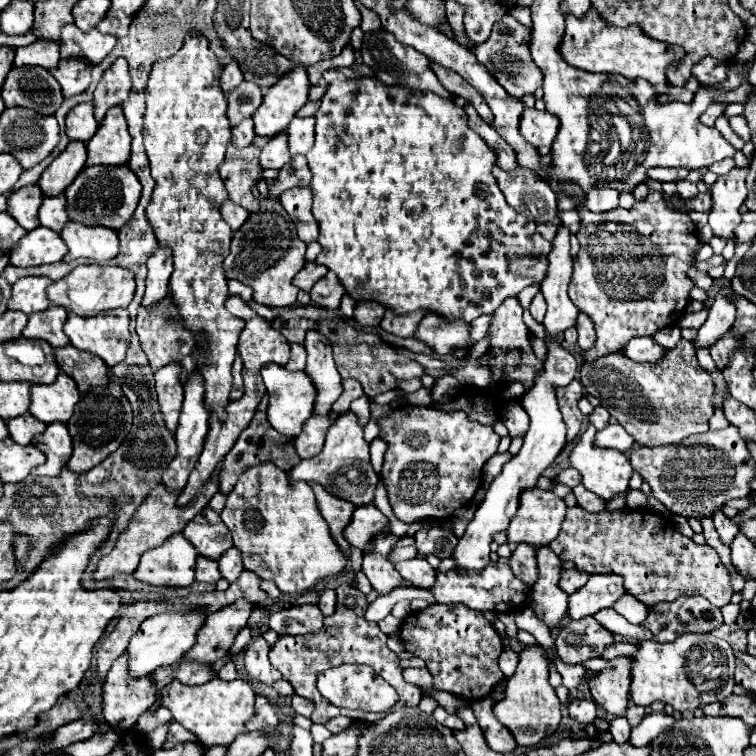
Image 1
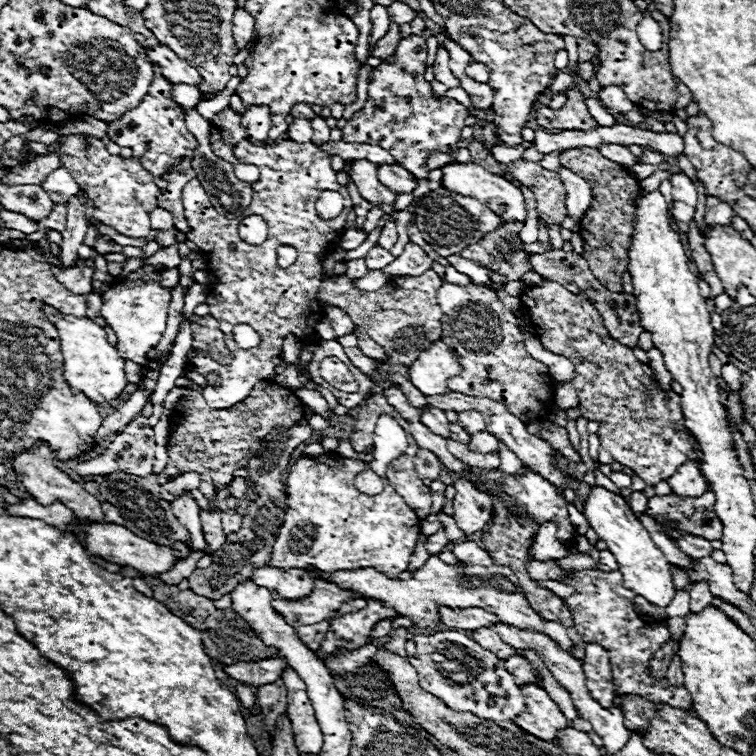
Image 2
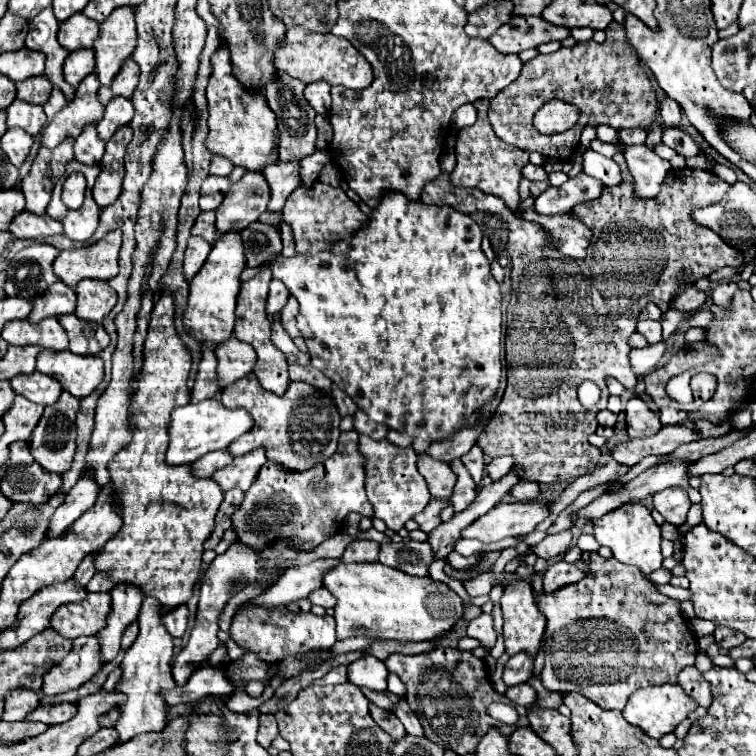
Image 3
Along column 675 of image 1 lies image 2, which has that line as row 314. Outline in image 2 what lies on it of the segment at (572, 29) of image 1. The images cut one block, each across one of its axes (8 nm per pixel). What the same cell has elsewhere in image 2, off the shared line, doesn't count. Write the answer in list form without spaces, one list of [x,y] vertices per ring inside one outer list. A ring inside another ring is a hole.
[[[42,306],[48,320],[56,326],[60,334],[60,348],[64,356],[64,378],[68,384],[80,392],[84,392],[92,402],[110,402],[120,396],[124,386],[128,384],[124,374],[124,358],[118,356],[118,350],[106,340],[106,332],[90,318],[74,318],[60,314],[52,306]]]

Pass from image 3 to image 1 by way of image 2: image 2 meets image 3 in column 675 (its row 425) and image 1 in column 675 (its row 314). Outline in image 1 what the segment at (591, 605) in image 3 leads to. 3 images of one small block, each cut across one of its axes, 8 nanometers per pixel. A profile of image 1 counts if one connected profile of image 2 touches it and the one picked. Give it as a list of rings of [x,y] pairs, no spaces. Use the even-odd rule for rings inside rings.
[[[580,506],[568,508],[566,518],[562,522],[560,536],[550,544],[554,554],[562,562],[574,562],[578,572],[586,574],[620,574],[624,578],[624,590],[632,594],[646,606],[656,606],[660,602],[674,602],[678,596],[704,596],[716,608],[722,608],[732,598],[730,576],[726,566],[720,562],[718,554],[710,546],[698,546],[688,536],[682,536],[676,528],[666,528],[666,518],[660,514],[652,514],[646,510],[616,510],[616,512],[600,512],[590,514]]]

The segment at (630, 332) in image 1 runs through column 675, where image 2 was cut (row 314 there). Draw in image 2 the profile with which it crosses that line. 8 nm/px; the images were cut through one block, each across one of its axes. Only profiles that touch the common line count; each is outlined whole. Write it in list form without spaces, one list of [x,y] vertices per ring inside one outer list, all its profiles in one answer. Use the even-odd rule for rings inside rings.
[[[248,140],[235,146],[234,154],[242,164],[254,164],[260,168],[260,180],[252,184],[252,204],[244,212],[244,216],[258,214],[268,224],[268,238],[260,246],[246,244],[238,236],[238,224],[240,220],[226,220],[220,216],[214,206],[208,200],[208,194],[200,186],[198,178],[192,178],[188,186],[184,186],[182,202],[184,202],[184,216],[188,220],[188,240],[192,240],[202,252],[206,252],[208,268],[218,276],[218,284],[214,284],[208,290],[206,304],[210,306],[210,316],[214,316],[220,322],[220,330],[226,334],[226,342],[234,354],[232,366],[220,366],[212,360],[208,352],[202,350],[188,350],[186,354],[186,366],[190,366],[198,374],[218,372],[224,380],[224,386],[220,388],[204,388],[204,398],[210,408],[224,410],[238,402],[242,402],[250,390],[260,380],[272,380],[274,374],[274,356],[282,354],[282,342],[288,334],[294,334],[304,344],[314,344],[314,356],[310,362],[310,374],[314,376],[314,382],[328,388],[338,404],[346,408],[358,406],[366,394],[372,392],[372,382],[348,360],[342,346],[336,340],[322,340],[316,334],[316,324],[324,318],[322,304],[318,300],[320,284],[322,284],[322,260],[326,250],[334,250],[334,242],[342,236],[346,228],[346,218],[350,214],[350,208],[344,206],[342,214],[334,220],[322,220],[316,214],[316,200],[320,192],[334,190],[340,192],[344,202],[350,202],[346,186],[336,182],[336,172],[330,166],[330,156],[322,150],[318,150],[312,142],[300,144],[292,140],[284,140],[280,144],[250,144]],[[228,244],[234,244],[234,250],[228,250]],[[278,246],[294,246],[298,252],[298,258],[292,266],[280,268],[276,264],[276,250]],[[238,324],[254,326],[254,330],[260,334],[262,342],[254,348],[238,348],[234,342],[234,328]],[[326,356],[340,358],[350,372],[354,374],[358,382],[358,392],[346,394],[324,382],[318,374],[318,366]]]

